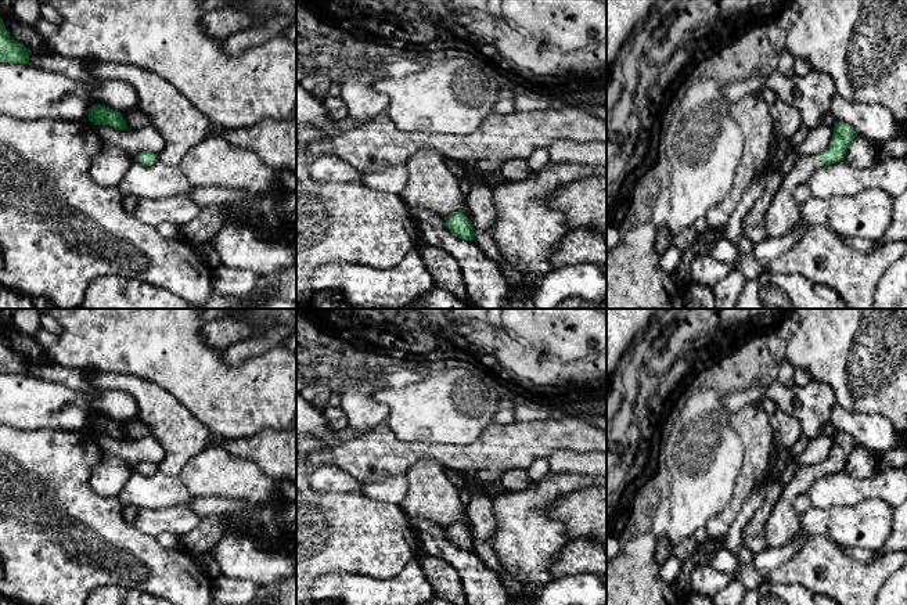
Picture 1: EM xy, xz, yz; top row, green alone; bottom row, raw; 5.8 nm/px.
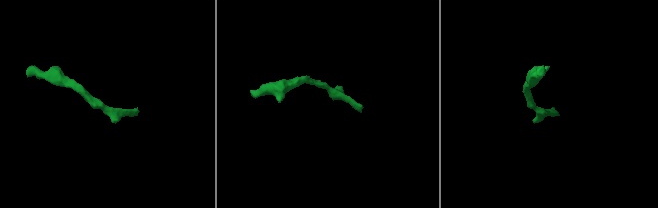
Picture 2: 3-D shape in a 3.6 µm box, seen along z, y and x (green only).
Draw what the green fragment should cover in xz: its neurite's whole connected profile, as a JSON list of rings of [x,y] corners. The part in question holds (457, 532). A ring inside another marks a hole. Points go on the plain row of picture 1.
[[[453,522],[444,527],[447,539],[458,548],[474,551],[475,543],[469,529],[463,522]]]

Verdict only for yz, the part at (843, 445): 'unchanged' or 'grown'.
grown

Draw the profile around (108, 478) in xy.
[[[104,455],[91,472],[90,486],[101,497],[116,497],[133,472],[120,458]]]

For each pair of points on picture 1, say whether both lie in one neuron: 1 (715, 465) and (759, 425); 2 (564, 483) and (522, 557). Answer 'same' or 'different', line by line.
1: different
2: same

